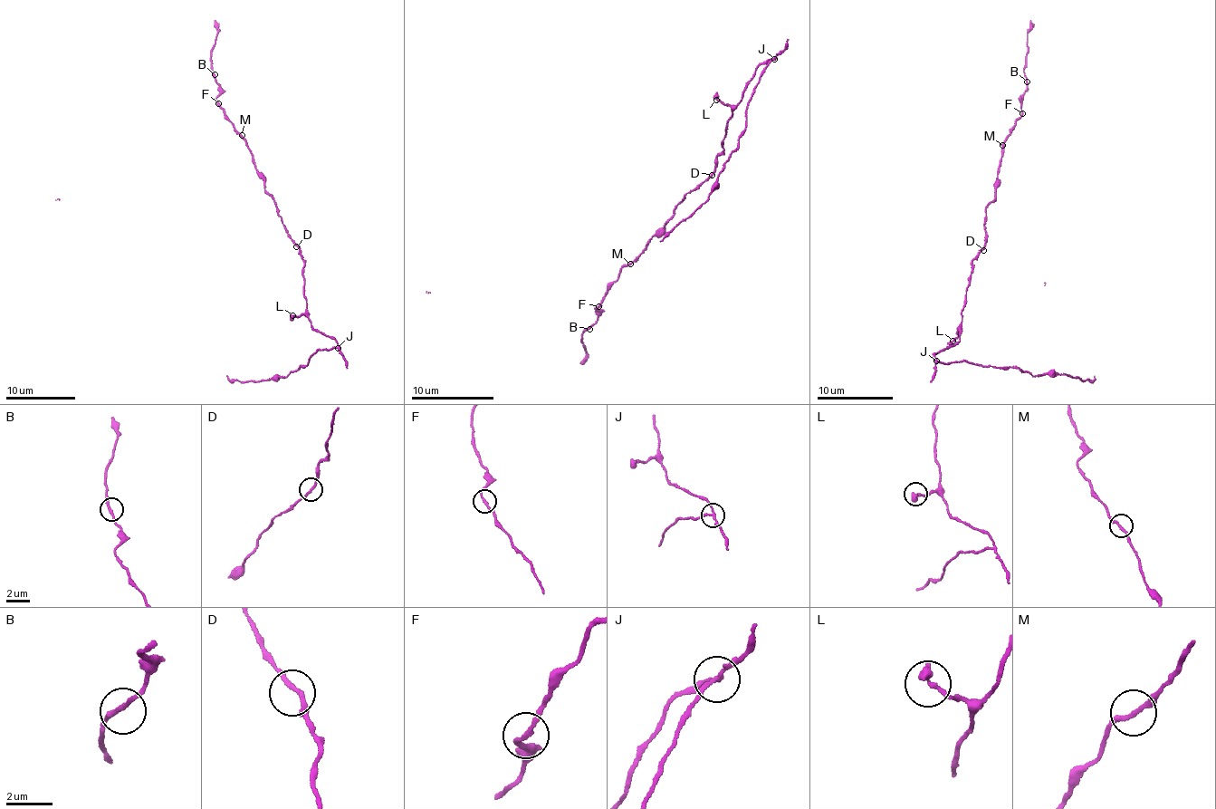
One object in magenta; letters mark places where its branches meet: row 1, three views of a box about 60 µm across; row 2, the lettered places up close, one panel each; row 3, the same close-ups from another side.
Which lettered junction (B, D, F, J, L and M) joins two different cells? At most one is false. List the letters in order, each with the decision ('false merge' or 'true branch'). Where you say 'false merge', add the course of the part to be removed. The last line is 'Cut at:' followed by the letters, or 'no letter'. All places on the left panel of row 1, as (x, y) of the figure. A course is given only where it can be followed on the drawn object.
B: true branch
D: true branch
F: true branch
J: false merge; foreign part runs (339, 347), (320, 349), (311, 355), (306, 367), (300, 366), (277, 380), (241, 383), (227, 376)
L: true branch
M: true branch
Cut at: J

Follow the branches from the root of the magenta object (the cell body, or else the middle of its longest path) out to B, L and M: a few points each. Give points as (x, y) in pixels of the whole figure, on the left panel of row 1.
B: (296, 245), (265, 190), (265, 177), (256, 168), (246, 140), (216, 103), (220, 86), (215, 74)
L: (296, 245), (304, 262), (306, 312), (292, 316)
M: (296, 245), (282, 222), (272, 197), (265, 190), (265, 177), (256, 168), (253, 153), (242, 135)

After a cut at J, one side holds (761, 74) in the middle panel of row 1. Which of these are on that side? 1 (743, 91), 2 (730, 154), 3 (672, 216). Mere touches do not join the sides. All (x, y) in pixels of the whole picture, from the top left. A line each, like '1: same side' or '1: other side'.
1: other side
2: same side
3: other side

